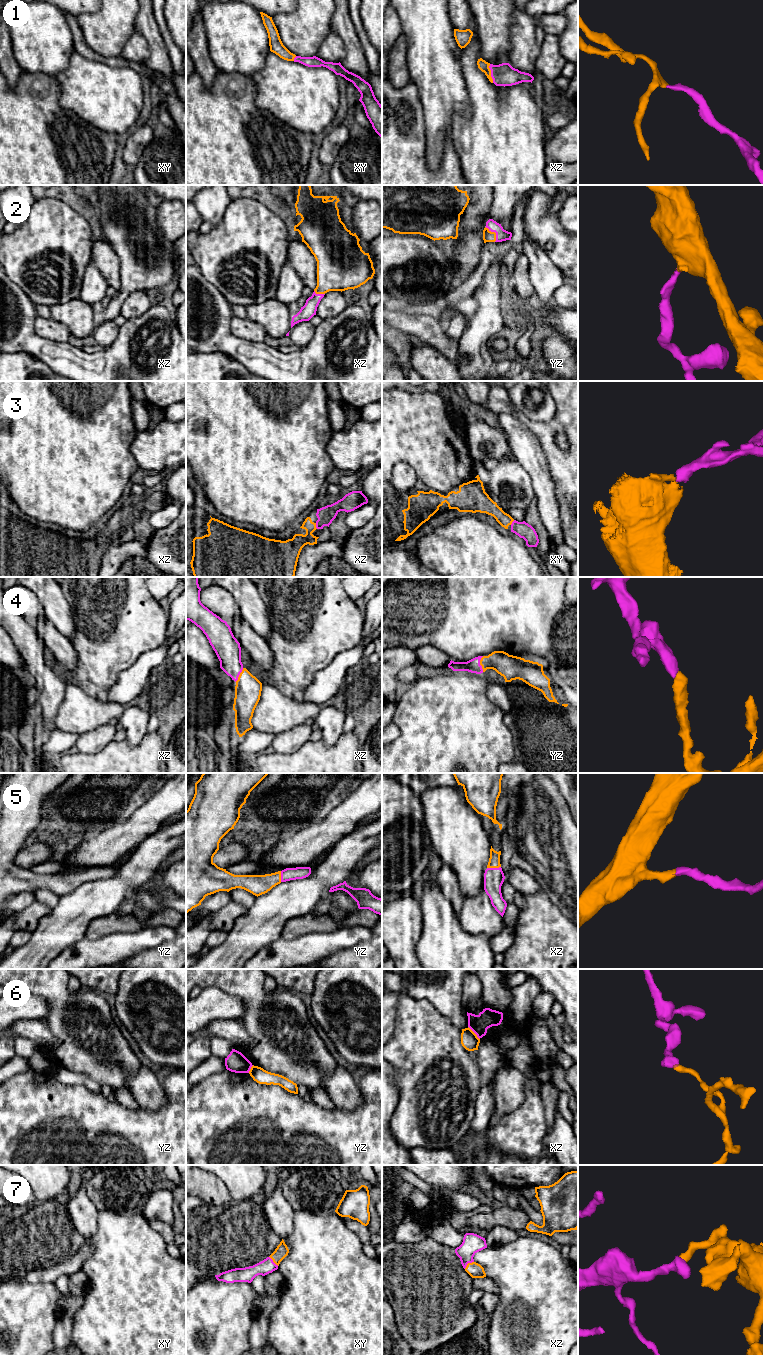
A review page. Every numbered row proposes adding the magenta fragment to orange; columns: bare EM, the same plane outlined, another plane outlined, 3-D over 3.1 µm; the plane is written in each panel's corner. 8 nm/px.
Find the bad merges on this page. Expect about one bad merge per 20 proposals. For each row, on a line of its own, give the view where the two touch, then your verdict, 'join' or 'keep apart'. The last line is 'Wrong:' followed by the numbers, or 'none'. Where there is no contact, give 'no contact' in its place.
1: meets orange in xz; join
2: meets orange in yz; join
3: meets orange in xz; join
4: meets orange in yz; join
5: meets orange in xz; join
6: meets orange in xz; keep apart
7: meets orange in xz; join
Wrong: 6

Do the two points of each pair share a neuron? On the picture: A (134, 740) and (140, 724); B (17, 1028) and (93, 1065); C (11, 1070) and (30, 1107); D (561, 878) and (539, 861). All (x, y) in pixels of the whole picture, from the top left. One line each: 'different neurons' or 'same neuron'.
A: same neuron
B: different neurons
C: different neurons
D: same neuron

